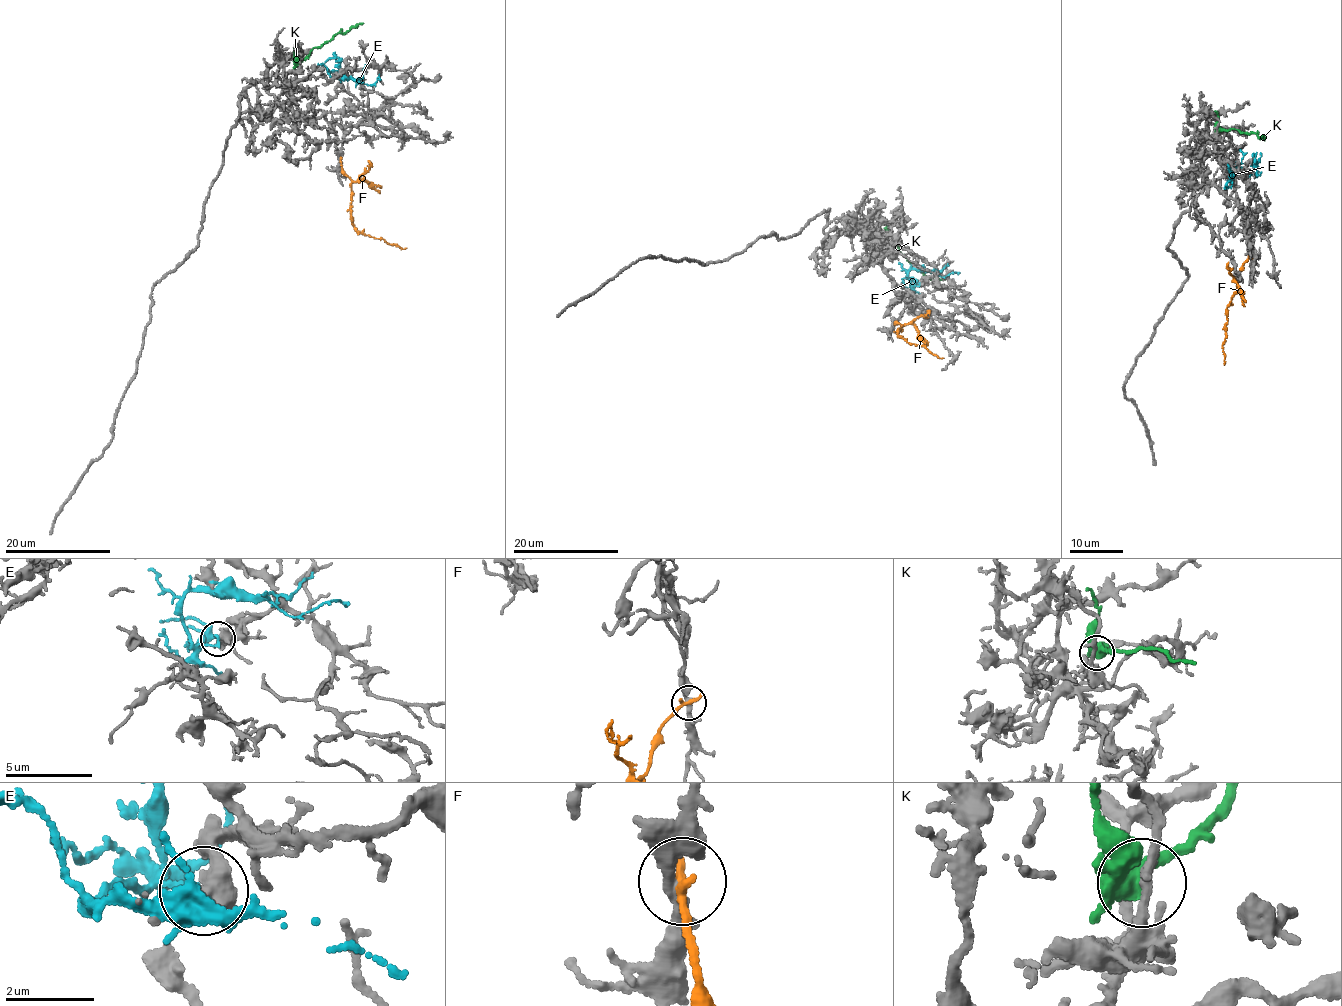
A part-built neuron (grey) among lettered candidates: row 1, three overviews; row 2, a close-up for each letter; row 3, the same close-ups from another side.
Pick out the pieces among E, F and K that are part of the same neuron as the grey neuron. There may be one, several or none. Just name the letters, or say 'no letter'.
no letter

